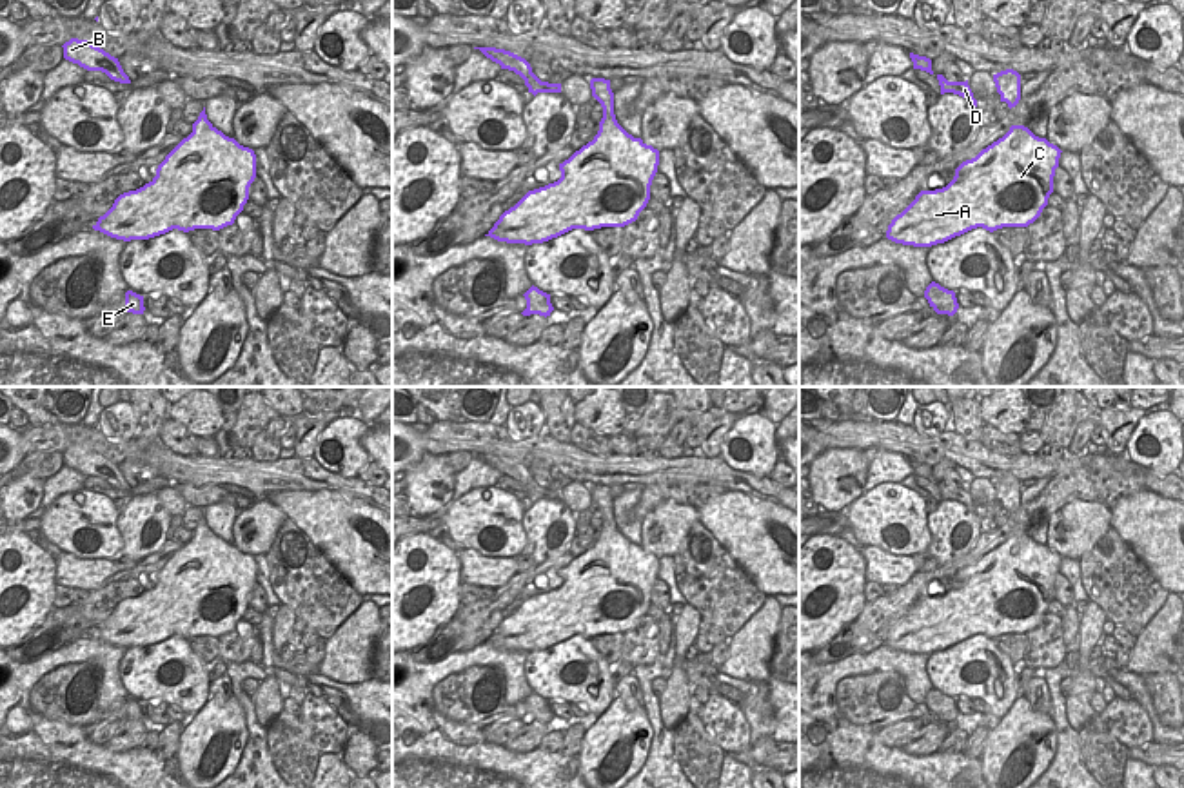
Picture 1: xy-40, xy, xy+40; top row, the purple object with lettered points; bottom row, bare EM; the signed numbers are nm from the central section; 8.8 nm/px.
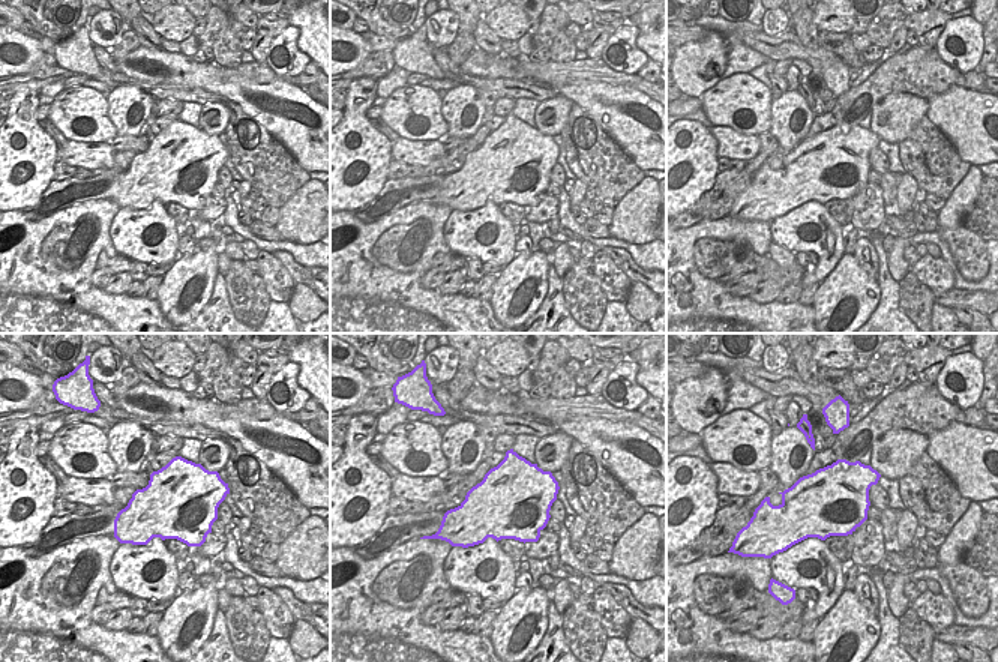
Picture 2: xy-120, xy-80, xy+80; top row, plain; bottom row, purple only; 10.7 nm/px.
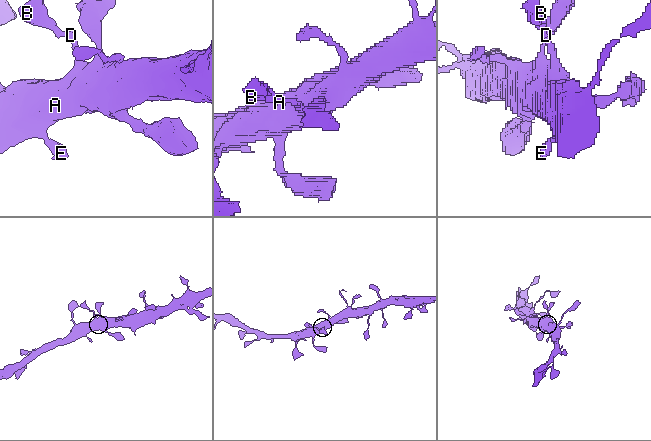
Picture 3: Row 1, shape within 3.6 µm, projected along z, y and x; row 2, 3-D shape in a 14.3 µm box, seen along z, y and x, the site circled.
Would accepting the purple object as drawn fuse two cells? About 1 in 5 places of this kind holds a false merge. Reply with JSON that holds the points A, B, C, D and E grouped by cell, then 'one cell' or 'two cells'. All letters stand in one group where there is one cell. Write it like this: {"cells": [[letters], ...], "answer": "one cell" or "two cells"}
{"cells": [["A", "B", "C", "D", "E"]], "answer": "one cell"}

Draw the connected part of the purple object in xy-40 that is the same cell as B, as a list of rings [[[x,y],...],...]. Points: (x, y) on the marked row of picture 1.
[[[71,38],[62,47],[64,47],[65,60],[78,64],[80,67],[87,71],[102,71],[114,82],[131,84],[118,58],[89,44],[87,40]]]

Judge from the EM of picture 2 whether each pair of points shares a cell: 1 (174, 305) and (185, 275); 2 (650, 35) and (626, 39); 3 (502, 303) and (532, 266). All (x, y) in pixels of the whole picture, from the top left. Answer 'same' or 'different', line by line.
1: same
2: different
3: same

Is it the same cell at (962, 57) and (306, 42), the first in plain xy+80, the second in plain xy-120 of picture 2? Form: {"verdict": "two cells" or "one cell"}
{"verdict": "two cells"}

